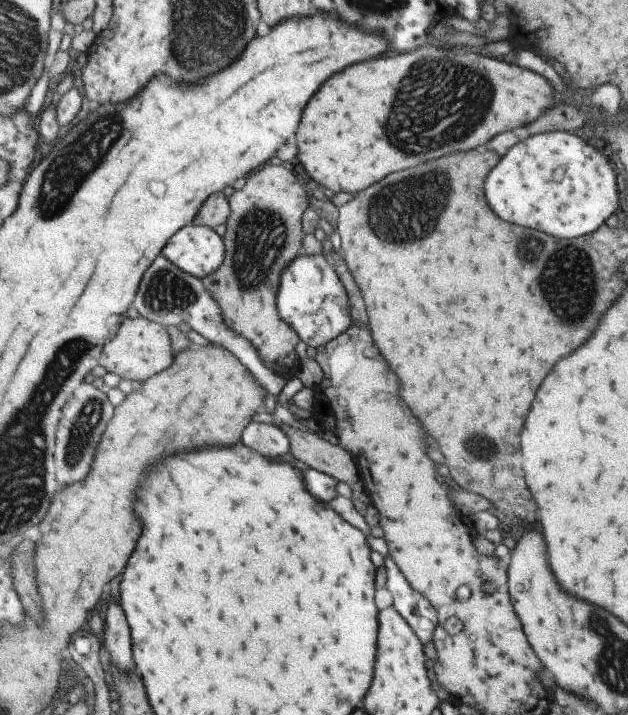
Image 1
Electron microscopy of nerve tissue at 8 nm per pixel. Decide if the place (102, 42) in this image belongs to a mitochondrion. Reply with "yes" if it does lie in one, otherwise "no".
no

